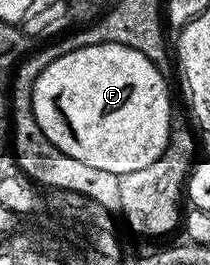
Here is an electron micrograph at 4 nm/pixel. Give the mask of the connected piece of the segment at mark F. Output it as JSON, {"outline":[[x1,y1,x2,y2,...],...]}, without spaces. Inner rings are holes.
{"outline":[[119,44,84,46,80,50,72,50,60,58,56,58,48,66,44,66,44,70,36,78,32,90,32,110,36,114,36,122,40,122,40,130,44,130,46,137,56,146,60,146,60,150,64,150,64,154,68,154,80,162,88,162,88,166,107,173,111,177,120,178,124,174,144,170,144,166,152,166,152,162,156,162,160,158,160,154,164,154,164,150,170,144,170,121,172,119,170,88,162,76,165,76,163,69,157,68,152,61,144,58,144,54,140,50,132,50,128,46,120,46]]}

